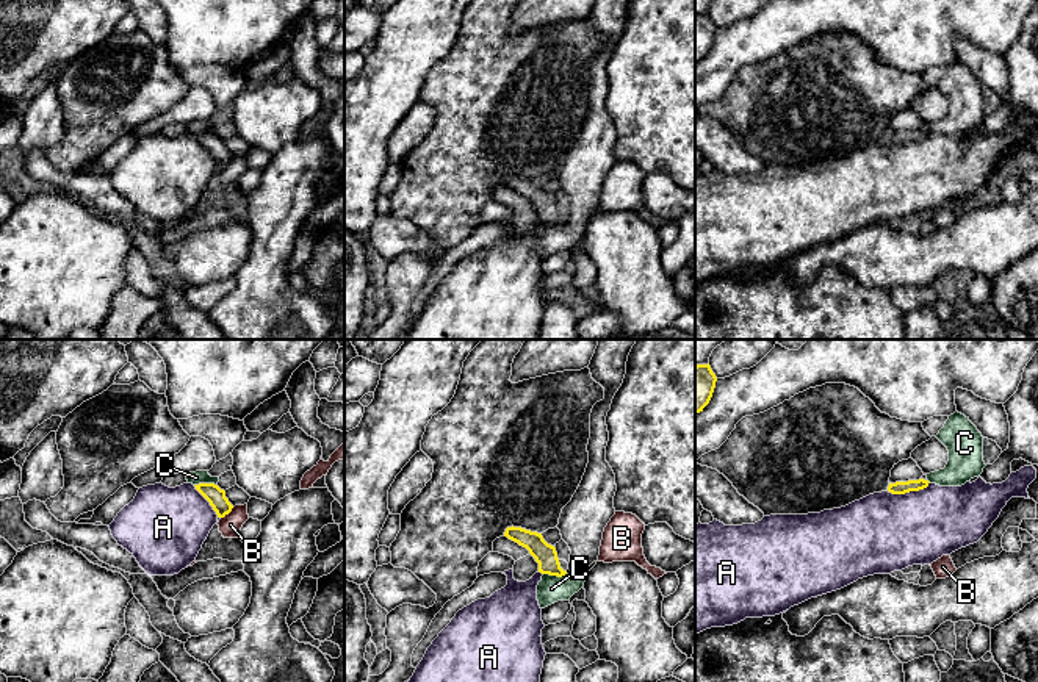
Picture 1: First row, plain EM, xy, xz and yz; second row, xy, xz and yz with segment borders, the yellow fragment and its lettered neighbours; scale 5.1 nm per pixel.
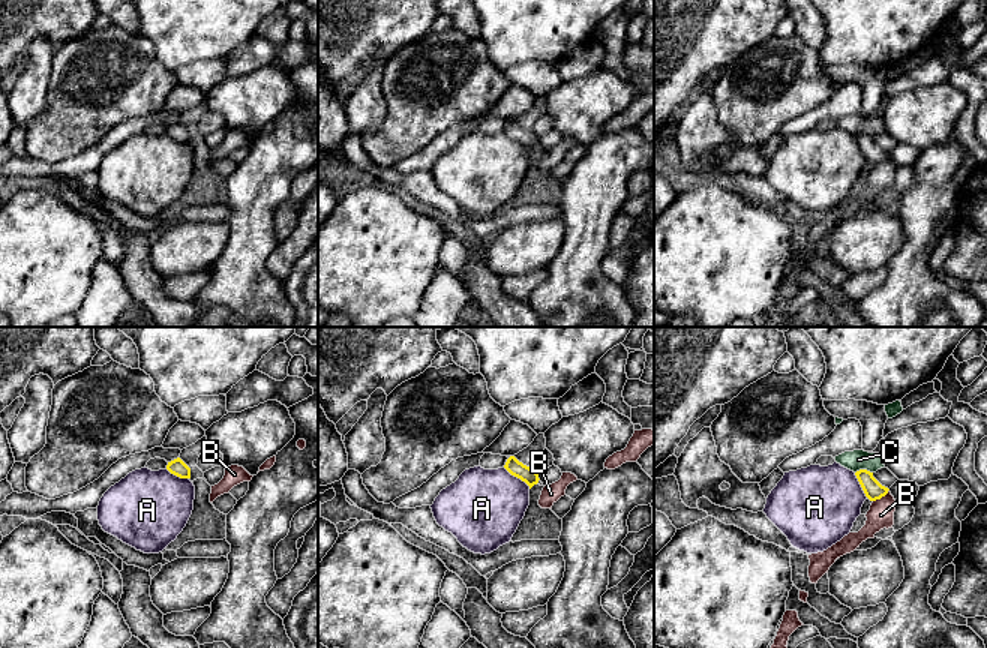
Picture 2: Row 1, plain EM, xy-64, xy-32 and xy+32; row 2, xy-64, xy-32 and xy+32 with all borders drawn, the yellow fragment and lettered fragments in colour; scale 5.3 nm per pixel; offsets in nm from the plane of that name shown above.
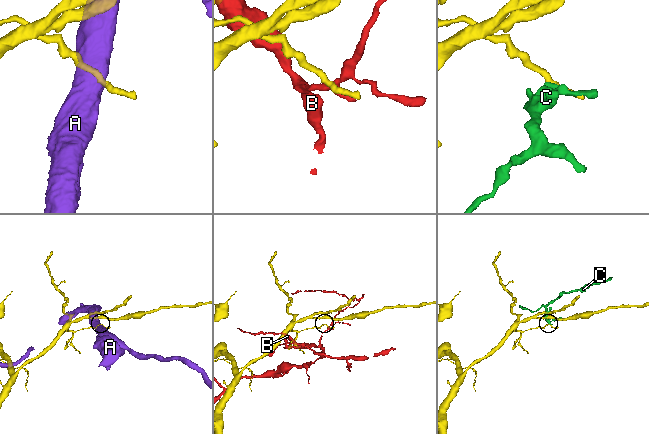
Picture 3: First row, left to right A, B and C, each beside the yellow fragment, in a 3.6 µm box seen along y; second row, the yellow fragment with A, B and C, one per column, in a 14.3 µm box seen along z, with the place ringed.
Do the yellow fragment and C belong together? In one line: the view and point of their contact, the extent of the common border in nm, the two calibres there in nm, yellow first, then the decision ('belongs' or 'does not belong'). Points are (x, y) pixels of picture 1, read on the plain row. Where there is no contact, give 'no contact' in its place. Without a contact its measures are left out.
xy (205, 133) | 120 nm | 90/70 nm | does not belong

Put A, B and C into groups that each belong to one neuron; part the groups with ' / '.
A / B / C

